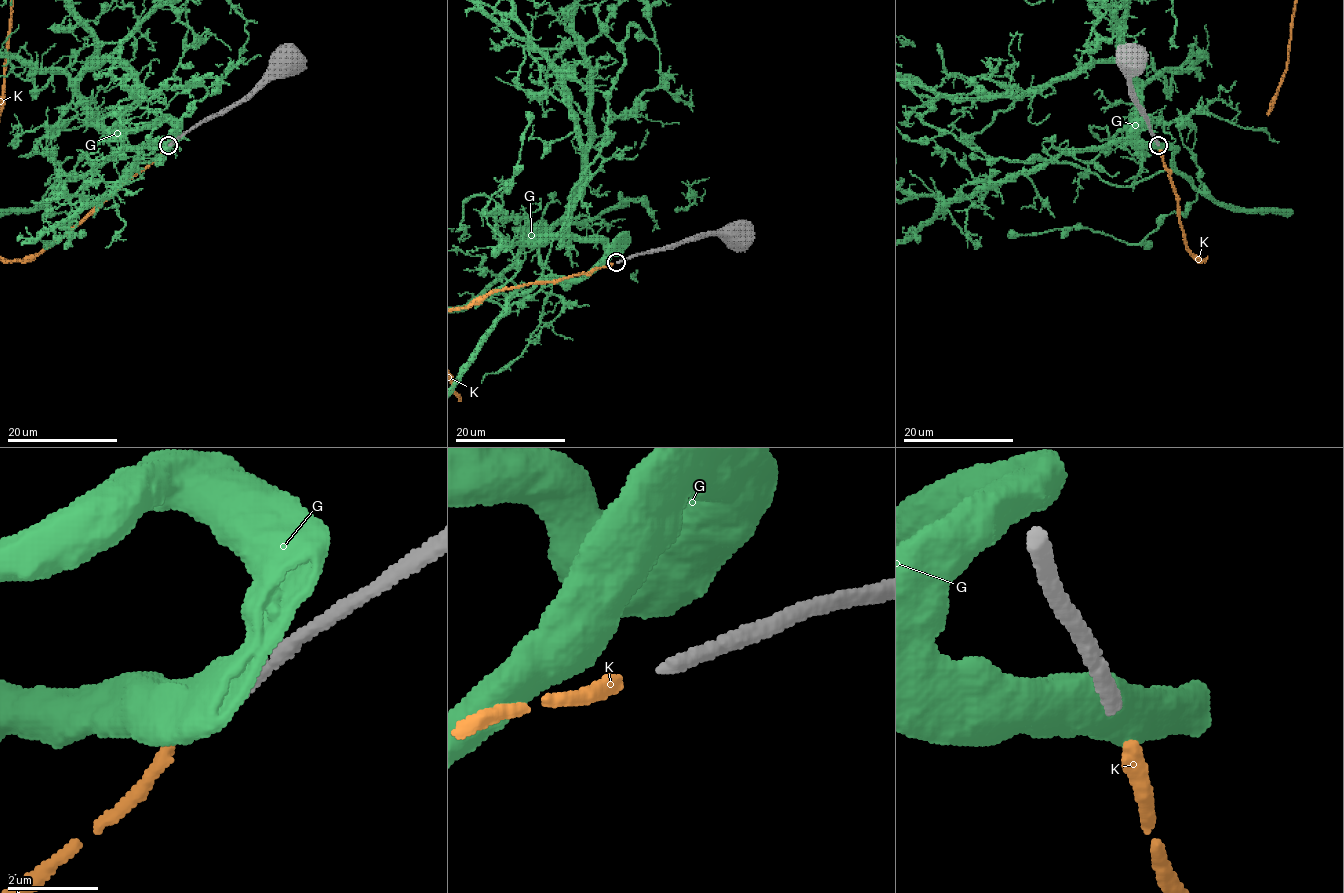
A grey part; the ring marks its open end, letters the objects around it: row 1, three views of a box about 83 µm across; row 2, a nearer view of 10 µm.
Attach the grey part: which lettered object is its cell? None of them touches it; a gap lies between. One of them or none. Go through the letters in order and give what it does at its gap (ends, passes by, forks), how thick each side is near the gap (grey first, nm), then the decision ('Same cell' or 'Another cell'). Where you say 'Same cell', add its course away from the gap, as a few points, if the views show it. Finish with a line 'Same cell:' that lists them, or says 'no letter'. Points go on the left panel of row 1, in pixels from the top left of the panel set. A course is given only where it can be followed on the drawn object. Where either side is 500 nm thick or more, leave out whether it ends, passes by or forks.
G: Thickness 320 nm (grey) against 700 nm. Another cell
K: It ends there. Thickness 320 nm (grey) against 320 nm. Same cell
Same cell: K

